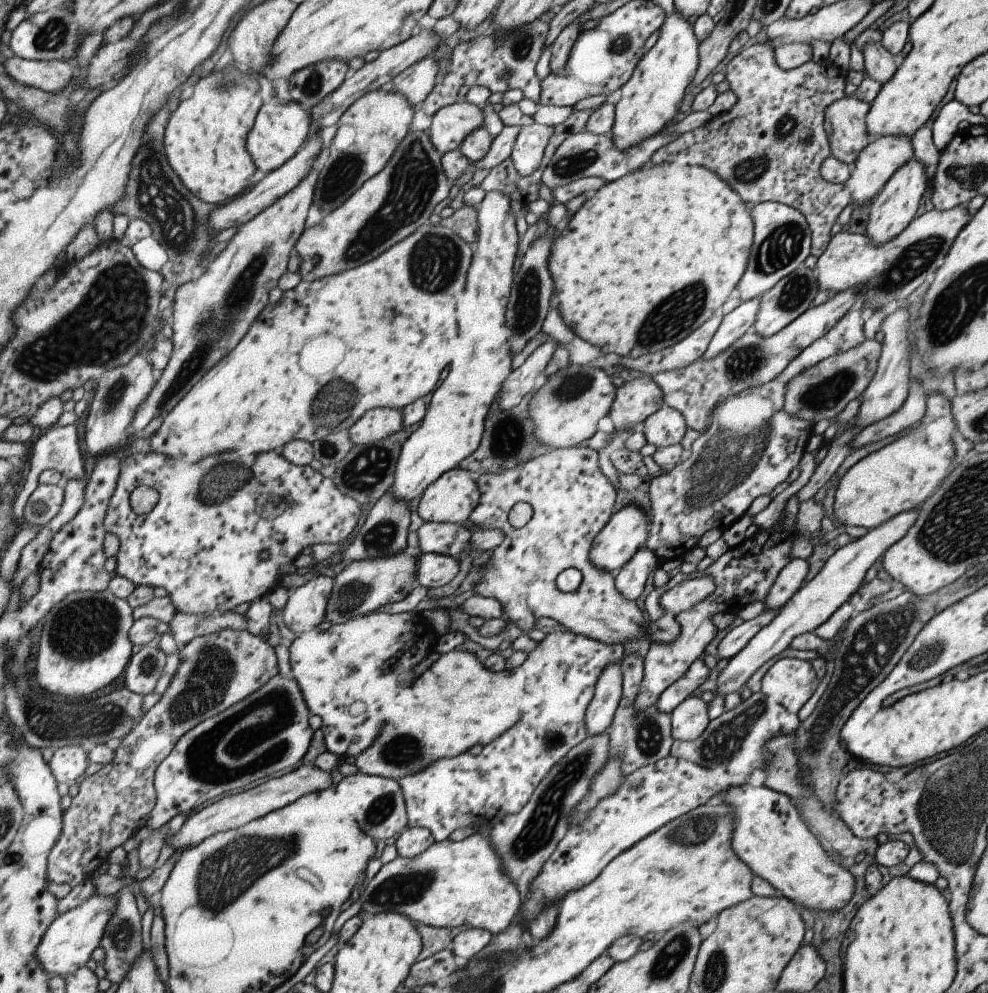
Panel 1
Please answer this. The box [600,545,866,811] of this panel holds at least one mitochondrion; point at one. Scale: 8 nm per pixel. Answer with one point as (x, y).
(728, 739)

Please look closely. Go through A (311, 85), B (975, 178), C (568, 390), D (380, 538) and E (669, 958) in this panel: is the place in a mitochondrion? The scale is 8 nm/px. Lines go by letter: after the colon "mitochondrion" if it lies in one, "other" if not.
A: mitochondrion
B: mitochondrion
C: mitochondrion
D: mitochondrion
E: mitochondrion

